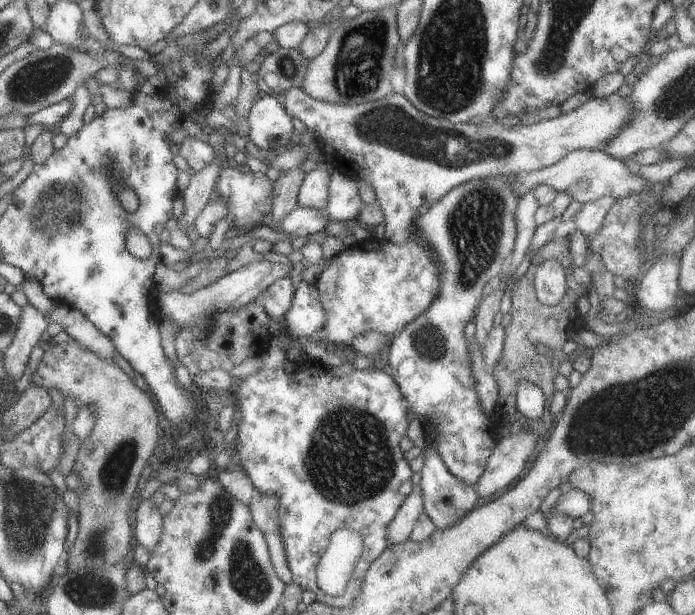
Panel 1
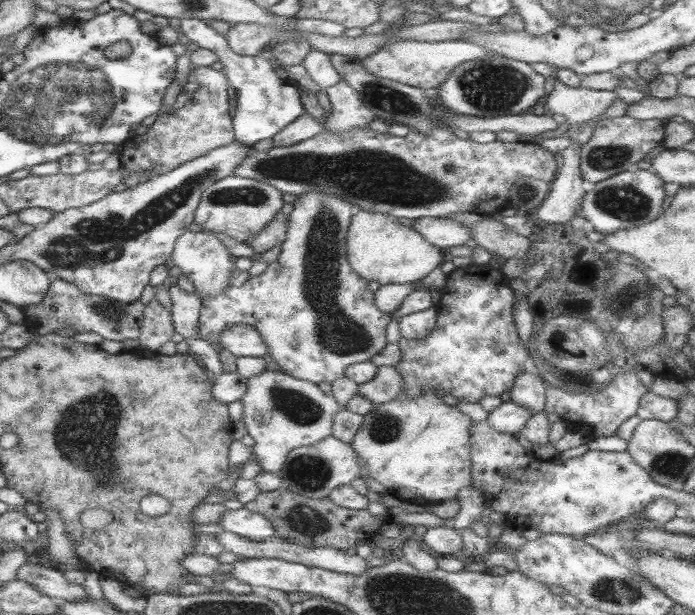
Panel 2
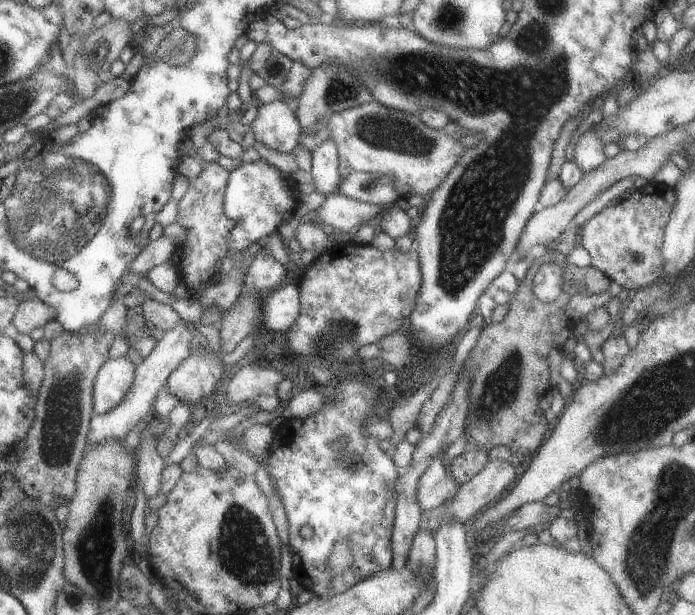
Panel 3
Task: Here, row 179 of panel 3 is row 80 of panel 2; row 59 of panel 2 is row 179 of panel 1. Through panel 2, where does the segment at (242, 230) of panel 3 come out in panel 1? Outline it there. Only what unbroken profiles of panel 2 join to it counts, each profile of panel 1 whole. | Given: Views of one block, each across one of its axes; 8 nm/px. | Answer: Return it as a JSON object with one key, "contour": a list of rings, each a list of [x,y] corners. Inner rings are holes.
{"contour":[[[223,168],[217,176],[217,182],[215,182],[215,194],[221,194],[221,196],[227,196],[227,204],[231,208],[229,212],[229,222],[233,220],[235,228],[245,228],[253,222],[257,222],[261,216],[267,216],[269,218],[269,212],[271,212],[271,182],[265,182],[265,178],[257,178],[257,174],[239,174],[237,170],[233,168]]]}

